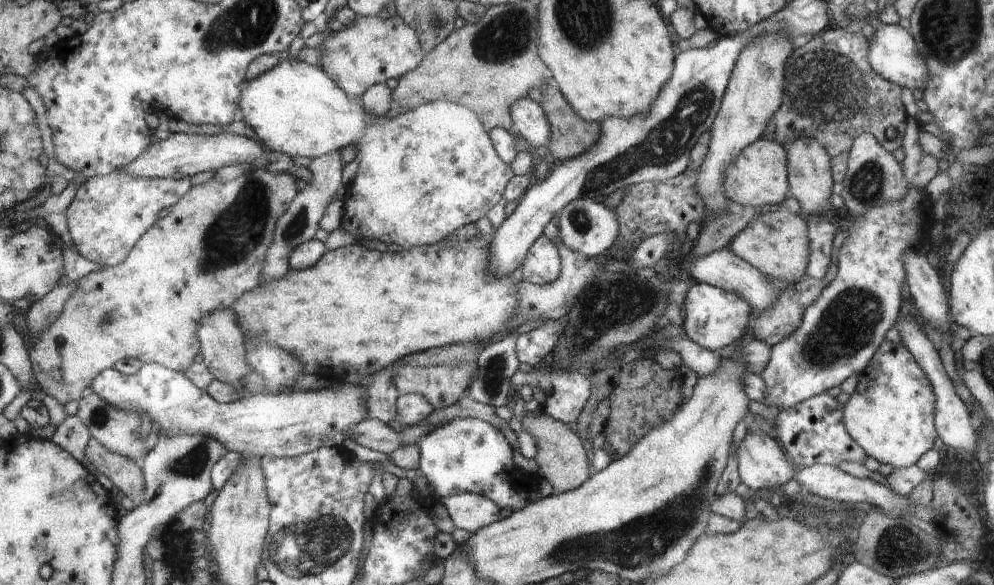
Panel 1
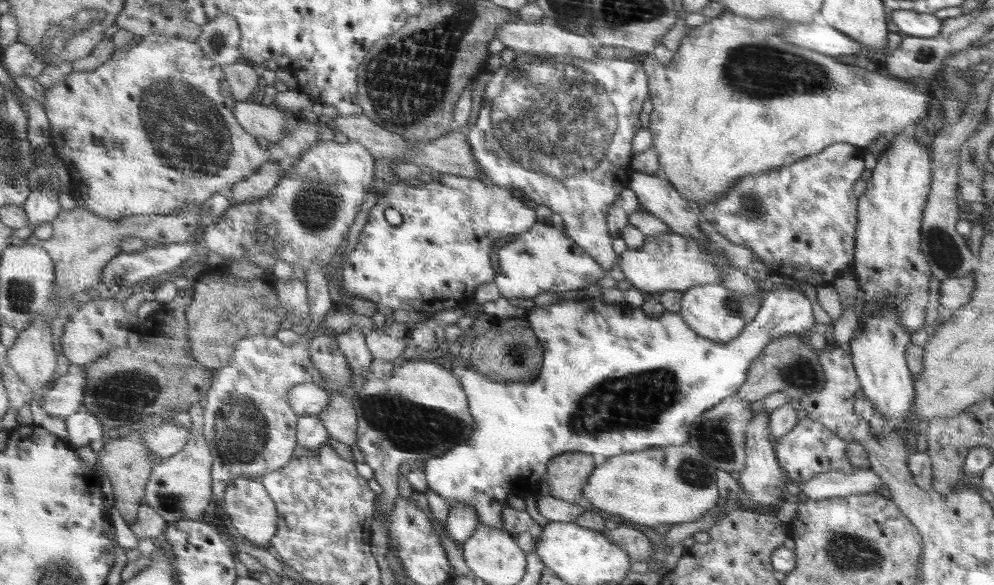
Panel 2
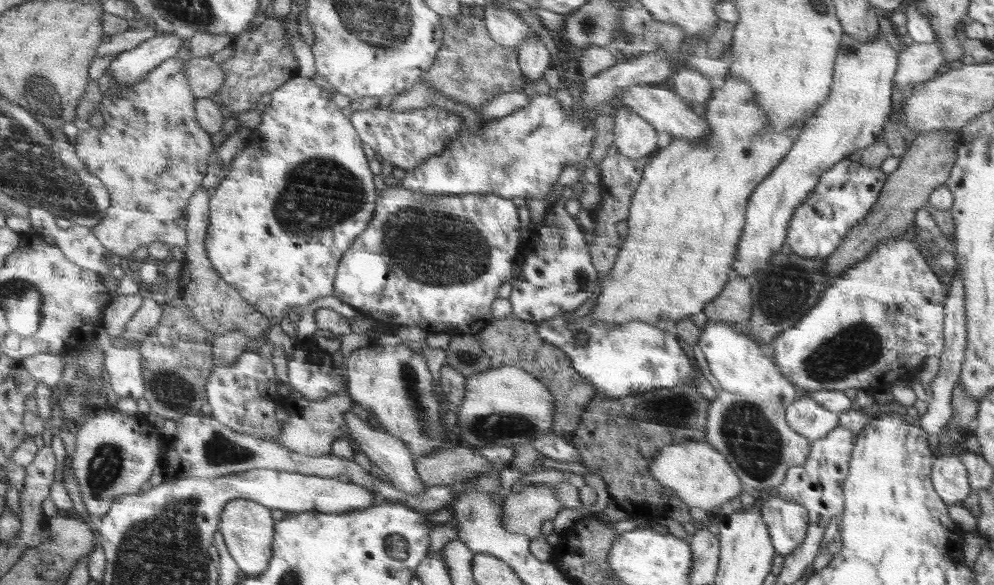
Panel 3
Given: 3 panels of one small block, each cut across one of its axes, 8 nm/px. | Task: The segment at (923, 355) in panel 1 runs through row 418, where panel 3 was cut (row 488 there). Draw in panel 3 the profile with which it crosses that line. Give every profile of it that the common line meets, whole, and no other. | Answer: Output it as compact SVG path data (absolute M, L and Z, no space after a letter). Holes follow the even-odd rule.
M958 453L937 456L933 466L933 483L946 504L956 504L968 497L971 484Z

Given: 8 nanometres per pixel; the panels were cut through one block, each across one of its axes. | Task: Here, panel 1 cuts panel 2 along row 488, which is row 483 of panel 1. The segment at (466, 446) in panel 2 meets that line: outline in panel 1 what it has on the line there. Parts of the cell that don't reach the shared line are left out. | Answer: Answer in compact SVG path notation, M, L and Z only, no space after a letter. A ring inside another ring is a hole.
M477 418L454 419L441 426L434 427L425 436L421 436L416 444L419 446L419 469L425 474L429 484L434 487L436 500L444 500L447 496L455 492L472 492L488 497L497 506L506 508L507 506L517 511L525 507L528 500L528 485L514 486L518 478L518 470L512 462L512 448L506 442L506 437L502 429L494 426L491 422L486 422Z

